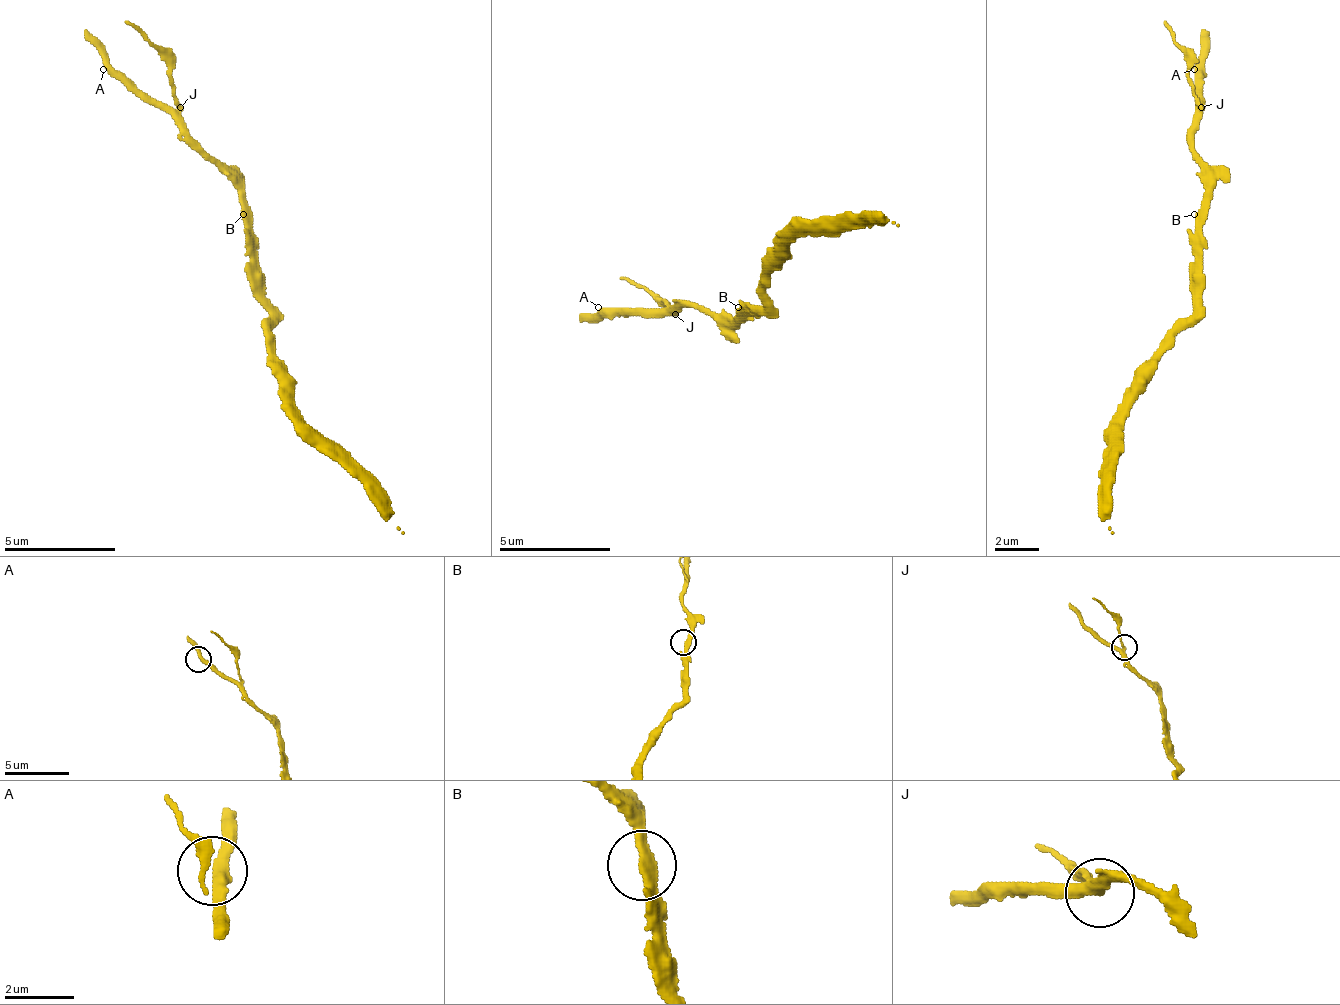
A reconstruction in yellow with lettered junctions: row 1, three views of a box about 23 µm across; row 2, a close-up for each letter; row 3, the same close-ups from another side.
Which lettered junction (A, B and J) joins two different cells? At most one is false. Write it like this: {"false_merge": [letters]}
{"false_merge": ["J"]}

